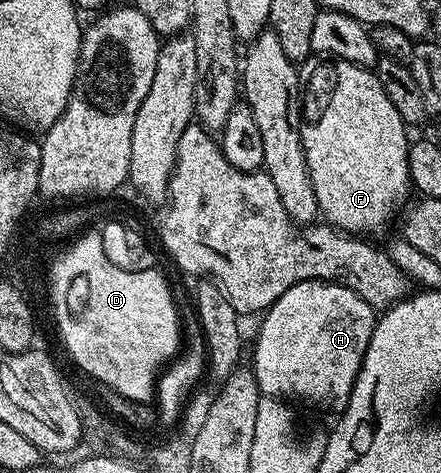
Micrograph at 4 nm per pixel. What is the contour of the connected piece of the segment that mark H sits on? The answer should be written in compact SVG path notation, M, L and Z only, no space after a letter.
M301 281L276 303L265 310L258 329L258 338L254 341L254 378L260 391L267 397L285 399L287 402L303 401L306 405L315 405L318 409L331 409L334 415L341 414L346 408L352 387L362 369L362 360L368 351L372 331L376 320L376 311L356 291L333 281Z

